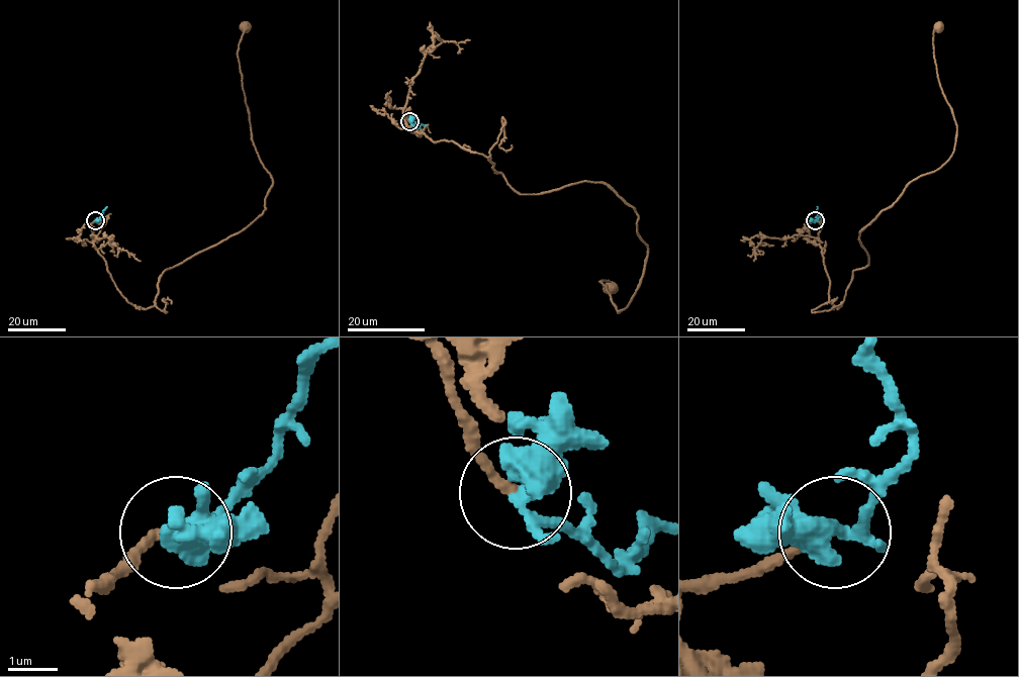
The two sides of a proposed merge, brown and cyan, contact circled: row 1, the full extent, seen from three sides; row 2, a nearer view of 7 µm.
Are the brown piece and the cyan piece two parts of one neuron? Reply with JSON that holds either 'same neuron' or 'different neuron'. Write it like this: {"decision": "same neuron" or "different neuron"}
{"decision": "same neuron"}

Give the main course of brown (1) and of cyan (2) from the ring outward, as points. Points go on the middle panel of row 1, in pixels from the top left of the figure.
1: (409, 121), (404, 109), (405, 127), (487, 157), (517, 192), (610, 186), (648, 248), (619, 312), (611, 286)
2: (409, 121), (418, 127), (426, 124)

